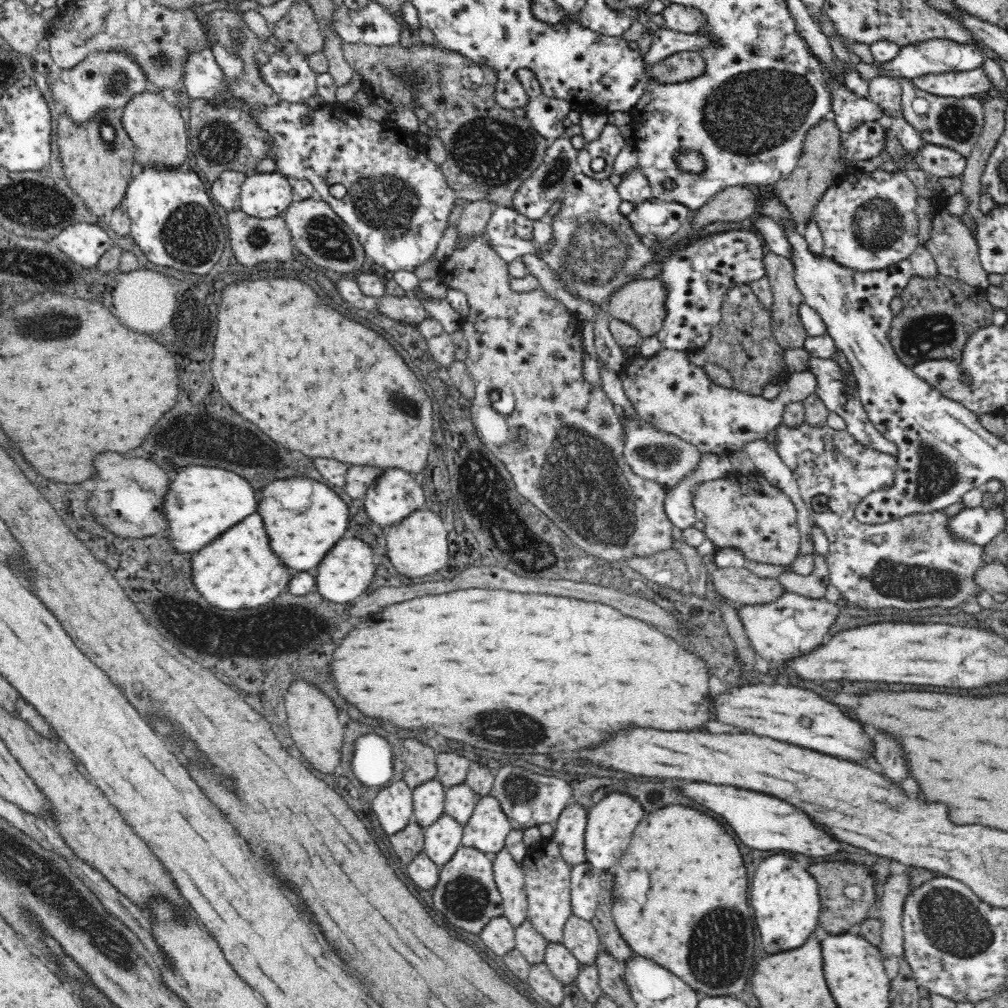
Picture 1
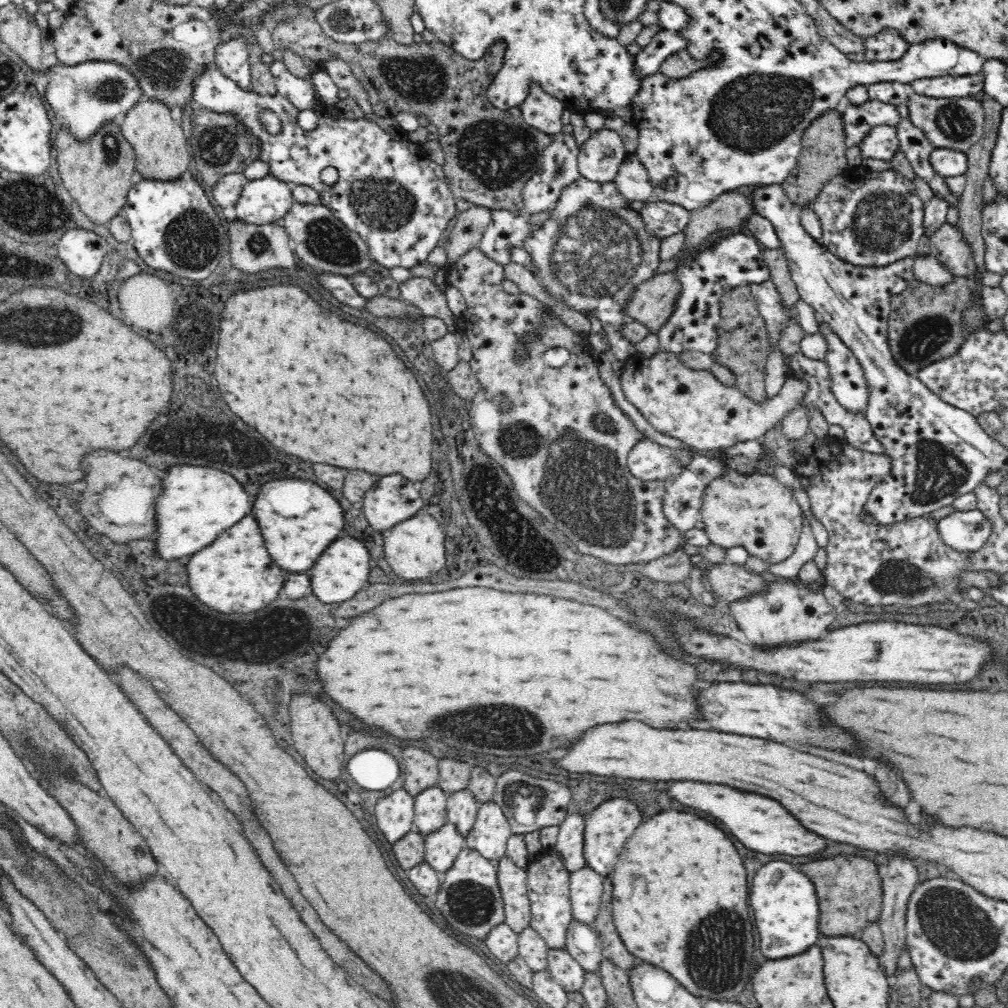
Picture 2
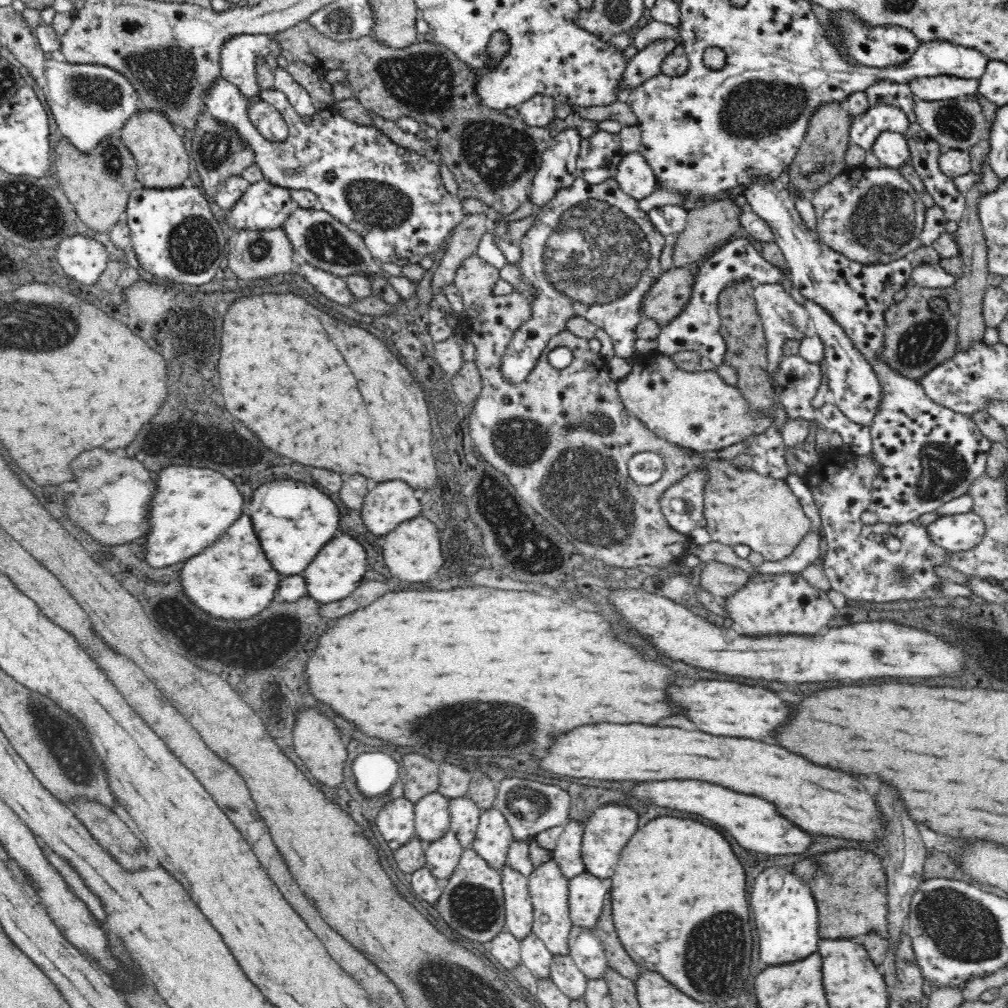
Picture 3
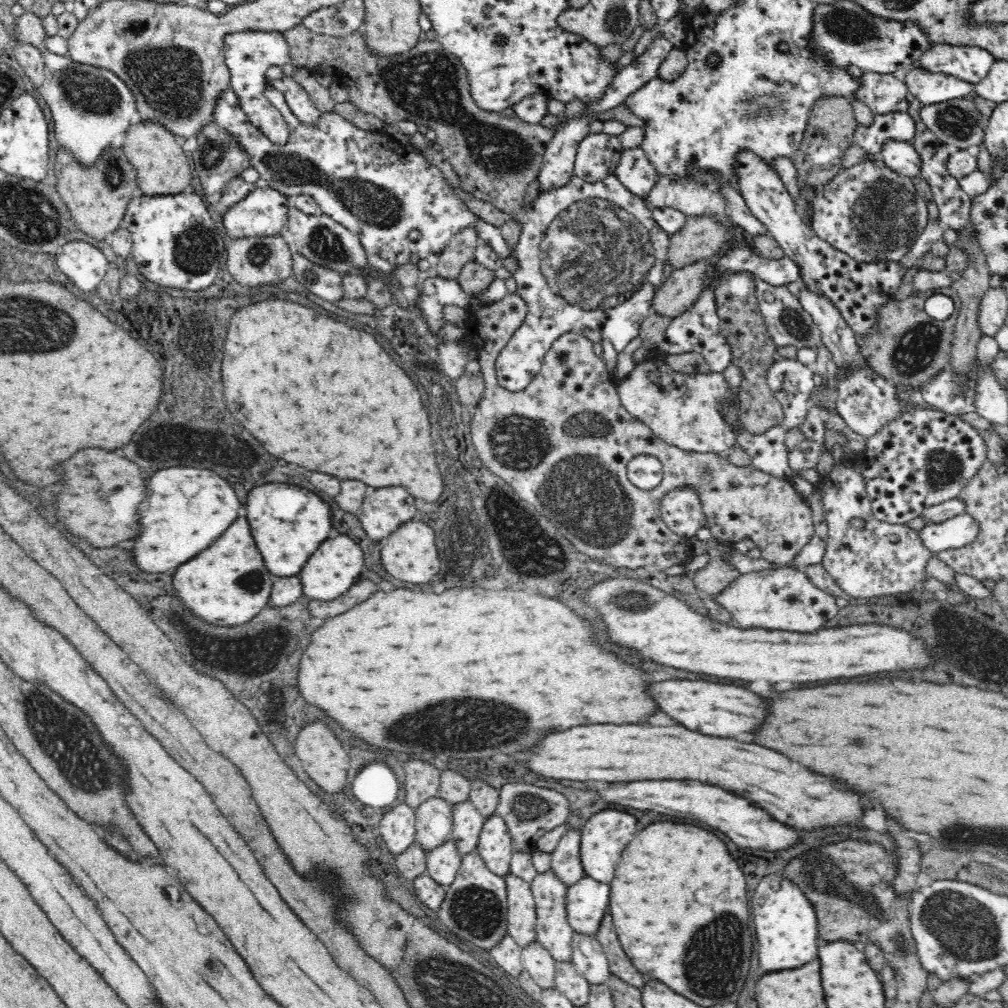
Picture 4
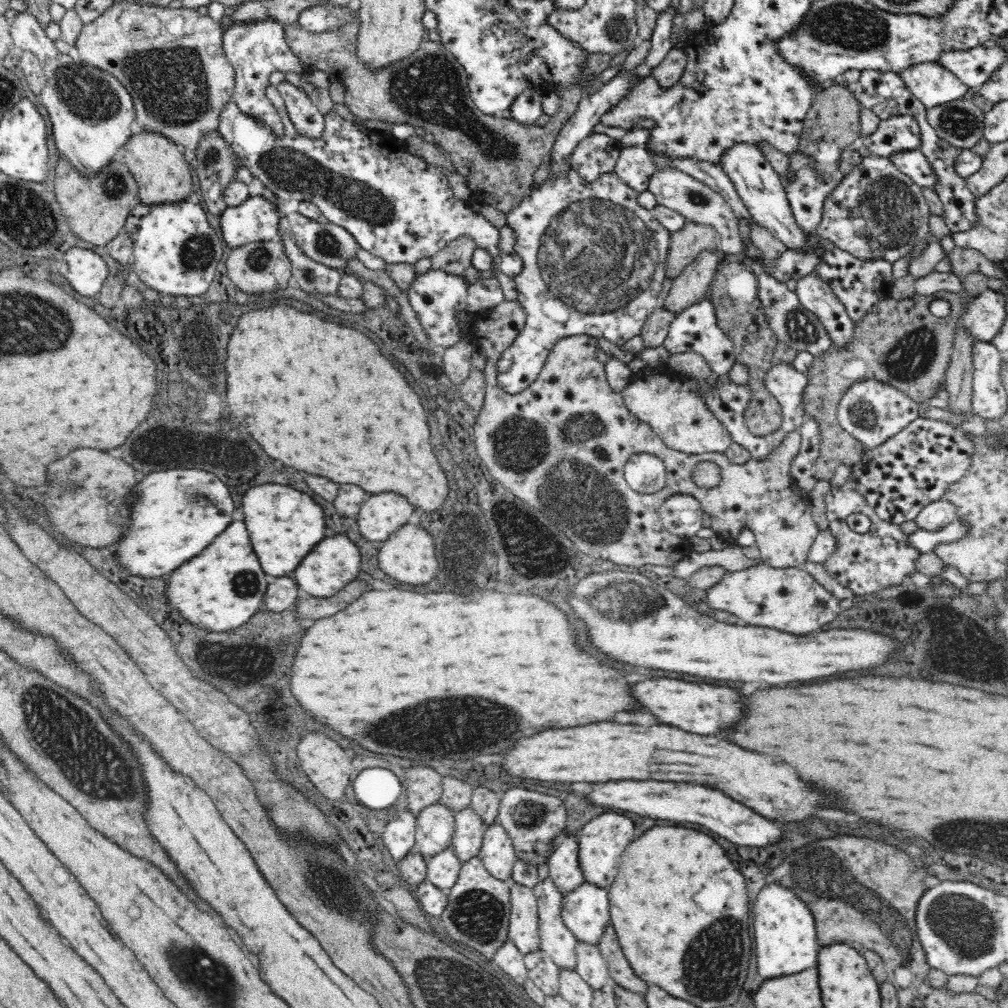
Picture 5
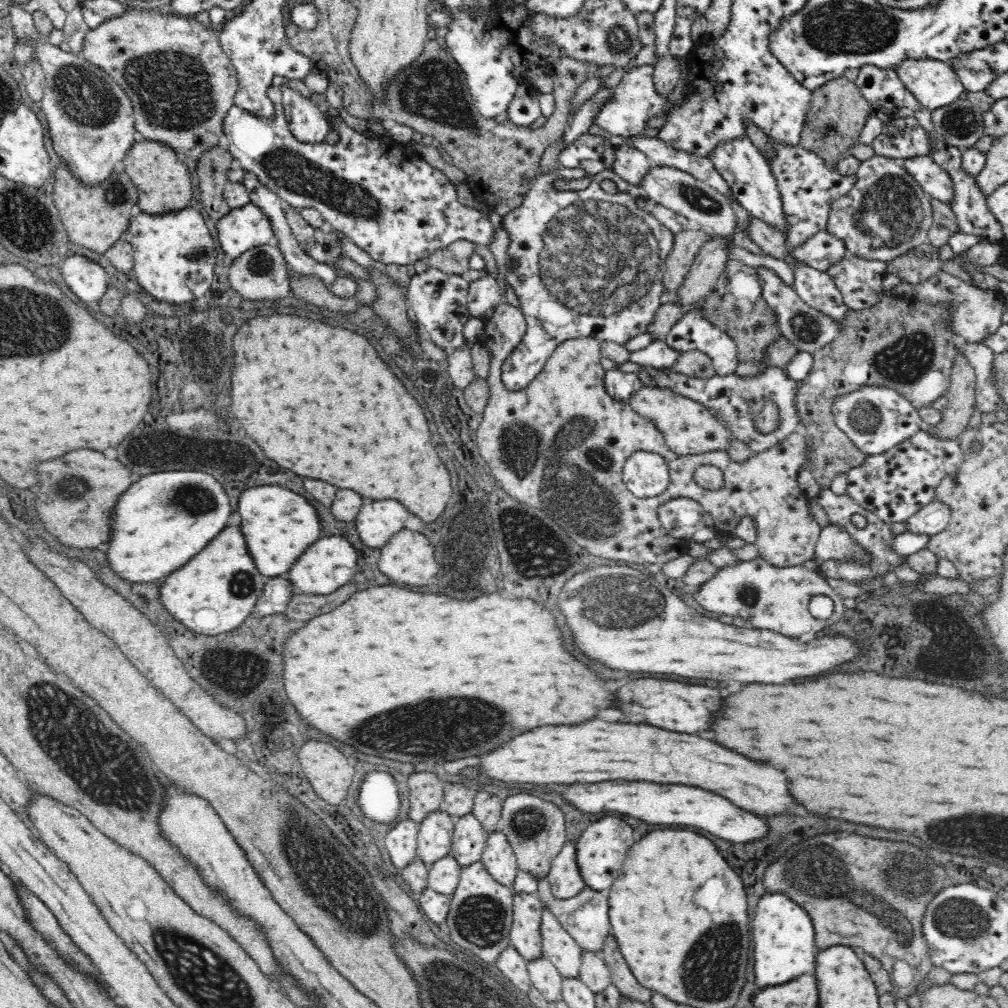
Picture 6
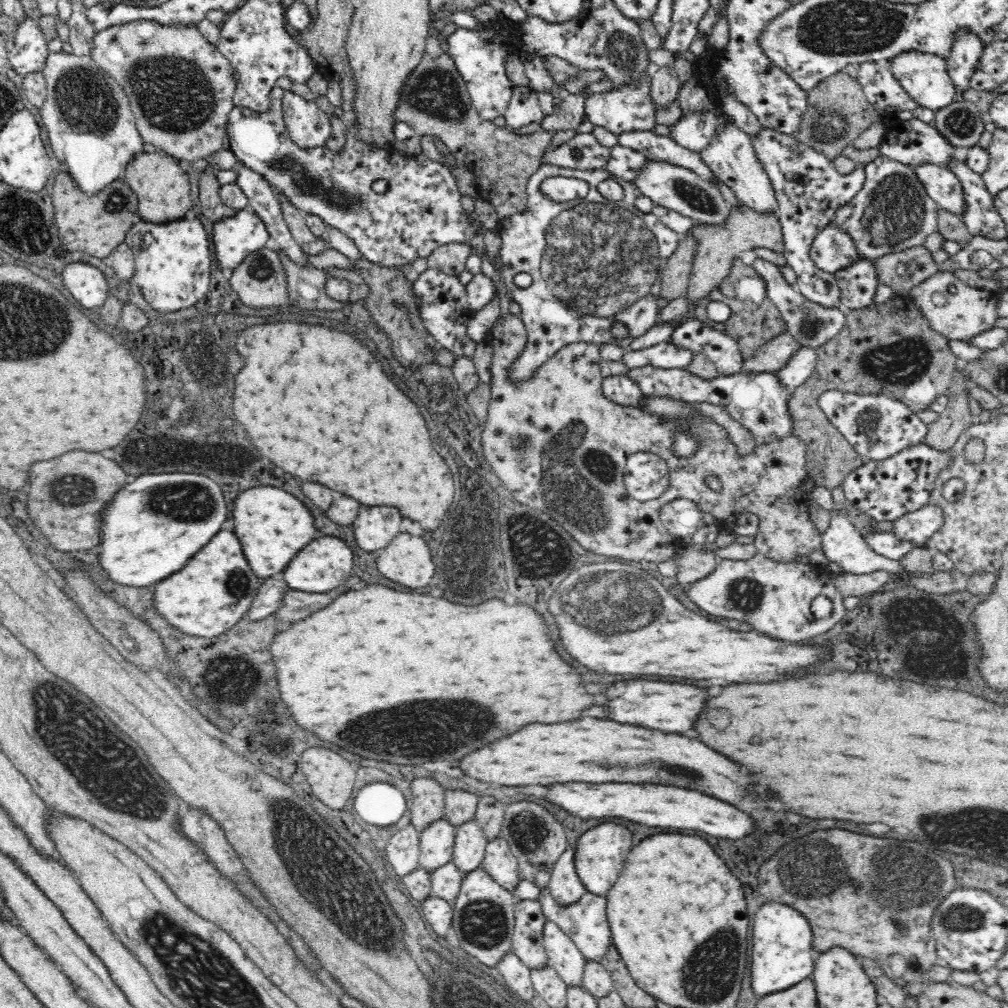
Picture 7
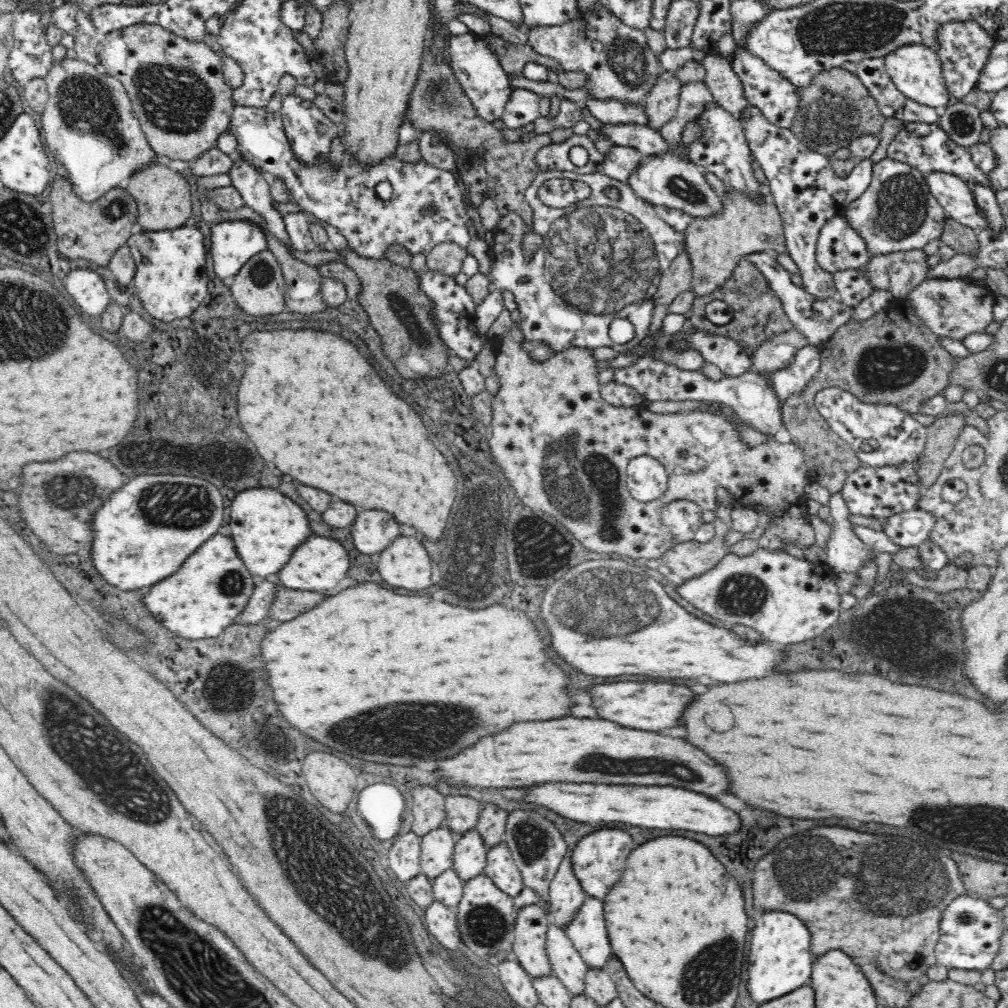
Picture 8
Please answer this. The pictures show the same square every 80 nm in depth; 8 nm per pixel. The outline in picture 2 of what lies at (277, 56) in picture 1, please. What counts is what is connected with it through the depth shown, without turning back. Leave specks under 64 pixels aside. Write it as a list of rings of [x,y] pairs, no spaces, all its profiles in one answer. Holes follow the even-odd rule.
[[[274,60],[269,67],[278,94],[285,96],[299,111],[317,110],[312,80],[292,76],[282,61]]]

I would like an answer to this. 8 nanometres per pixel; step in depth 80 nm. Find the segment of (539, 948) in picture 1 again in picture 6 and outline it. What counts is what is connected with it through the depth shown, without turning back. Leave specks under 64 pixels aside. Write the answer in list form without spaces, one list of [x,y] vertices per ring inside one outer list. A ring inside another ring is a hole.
[[[542,956],[528,962],[527,971],[530,973],[532,986],[538,989],[549,1003],[563,1000],[564,978],[548,958]]]

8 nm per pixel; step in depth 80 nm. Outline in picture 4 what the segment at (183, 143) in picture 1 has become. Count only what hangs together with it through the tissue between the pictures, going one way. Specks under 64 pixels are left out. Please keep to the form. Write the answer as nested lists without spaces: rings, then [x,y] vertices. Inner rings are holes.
[[[150,121],[139,122],[130,127],[120,146],[128,163],[134,167],[137,176],[137,186],[148,197],[156,195],[182,194],[190,185],[192,175],[186,153],[176,142],[176,137],[158,123]]]

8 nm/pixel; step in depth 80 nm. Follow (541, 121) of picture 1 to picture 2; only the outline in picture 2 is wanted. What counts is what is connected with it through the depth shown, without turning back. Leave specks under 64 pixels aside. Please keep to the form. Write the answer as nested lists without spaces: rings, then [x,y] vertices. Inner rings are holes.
[[[534,85],[526,100],[520,104],[523,121],[551,136],[562,132],[562,110],[566,104]]]

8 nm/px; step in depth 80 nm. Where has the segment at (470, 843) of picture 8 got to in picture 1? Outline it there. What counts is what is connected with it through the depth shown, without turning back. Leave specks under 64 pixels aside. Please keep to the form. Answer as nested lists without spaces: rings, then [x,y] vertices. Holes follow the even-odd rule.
[[[460,784],[460,786],[445,789],[445,797],[445,815],[456,820],[463,828],[470,822],[476,803],[481,796],[465,784]]]

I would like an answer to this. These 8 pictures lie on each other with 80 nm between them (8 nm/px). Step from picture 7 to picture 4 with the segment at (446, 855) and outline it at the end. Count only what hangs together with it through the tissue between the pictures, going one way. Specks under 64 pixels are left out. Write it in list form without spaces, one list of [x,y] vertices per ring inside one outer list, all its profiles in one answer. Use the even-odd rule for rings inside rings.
[[[439,796],[429,798],[416,810],[415,842],[424,852],[429,853],[436,847],[448,842],[453,827],[453,805]]]

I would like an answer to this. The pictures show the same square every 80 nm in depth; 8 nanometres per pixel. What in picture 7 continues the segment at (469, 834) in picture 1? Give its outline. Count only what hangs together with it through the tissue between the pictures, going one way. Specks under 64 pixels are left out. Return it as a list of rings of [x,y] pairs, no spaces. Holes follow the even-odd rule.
[[[501,836],[488,841],[480,867],[505,890],[514,892],[521,881],[516,857],[512,854],[508,841]]]

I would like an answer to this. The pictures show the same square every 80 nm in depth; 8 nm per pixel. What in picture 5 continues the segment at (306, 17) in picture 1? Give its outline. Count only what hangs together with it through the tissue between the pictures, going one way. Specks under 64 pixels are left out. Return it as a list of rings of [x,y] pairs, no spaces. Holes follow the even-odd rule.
[[[354,6],[352,8],[352,12],[350,12],[352,18],[346,22],[346,24],[340,24],[340,26],[336,26],[336,28],[328,28],[328,30],[324,30],[324,32],[312,32],[306,30],[300,23],[292,22],[292,24],[286,24],[285,27],[285,39],[287,40],[288,46],[292,49],[292,52],[305,64],[308,71],[322,71],[325,72],[326,75],[330,77],[331,80],[336,80],[339,83],[344,85],[346,88],[344,104],[346,104],[348,110],[356,116],[361,121],[366,121],[368,119],[374,120],[382,120],[382,122],[388,122],[390,125],[406,123],[412,125],[414,128],[423,128],[425,132],[430,132],[432,136],[435,138],[434,144],[439,146],[441,150],[444,150],[446,156],[453,162],[453,166],[455,166],[456,172],[462,174],[464,178],[467,180],[467,185],[470,187],[471,194],[473,199],[477,203],[484,202],[501,210],[504,214],[510,212],[513,208],[516,208],[516,205],[519,204],[520,201],[523,200],[523,197],[530,190],[530,186],[533,184],[534,172],[538,170],[538,166],[542,164],[542,160],[550,153],[553,144],[555,143],[556,137],[560,132],[560,129],[568,122],[568,119],[576,112],[578,103],[584,97],[584,92],[582,86],[586,84],[587,81],[590,81],[596,75],[598,75],[602,70],[608,69],[608,64],[610,64],[610,55],[588,55],[586,60],[580,64],[581,67],[581,76],[579,80],[574,84],[560,84],[558,88],[556,88],[556,95],[560,97],[560,108],[558,108],[558,112],[550,116],[549,122],[545,125],[545,127],[539,127],[534,124],[532,125],[523,125],[516,120],[510,118],[503,118],[500,115],[486,115],[481,112],[480,109],[477,108],[473,98],[471,97],[469,86],[467,83],[468,76],[465,74],[463,66],[457,61],[457,58],[444,48],[444,45],[441,41],[432,41],[429,39],[428,41],[422,41],[420,48],[410,56],[407,56],[404,60],[397,62],[394,65],[390,65],[376,71],[376,74],[373,74],[372,71],[368,71],[364,65],[362,65],[362,61],[356,58],[356,34],[358,34],[358,28],[360,27],[359,18],[356,15],[356,11],[354,11]]]

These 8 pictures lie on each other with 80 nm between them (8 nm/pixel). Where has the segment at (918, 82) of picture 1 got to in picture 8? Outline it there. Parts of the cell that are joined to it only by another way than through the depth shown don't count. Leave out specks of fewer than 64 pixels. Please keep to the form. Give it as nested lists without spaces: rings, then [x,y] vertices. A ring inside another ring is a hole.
[[[904,44],[887,54],[884,57],[884,64],[890,81],[905,97],[941,110],[950,102],[950,95],[944,83],[942,67],[940,67],[940,59],[934,52],[934,48],[928,48],[923,44]]]

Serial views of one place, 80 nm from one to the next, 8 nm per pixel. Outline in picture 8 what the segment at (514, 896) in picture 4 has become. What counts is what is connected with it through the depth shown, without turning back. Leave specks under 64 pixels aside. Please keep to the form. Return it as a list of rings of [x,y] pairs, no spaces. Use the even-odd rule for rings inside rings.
[[[536,904],[521,908],[516,915],[513,954],[517,962],[532,980],[552,975],[545,947],[550,925],[547,911]]]

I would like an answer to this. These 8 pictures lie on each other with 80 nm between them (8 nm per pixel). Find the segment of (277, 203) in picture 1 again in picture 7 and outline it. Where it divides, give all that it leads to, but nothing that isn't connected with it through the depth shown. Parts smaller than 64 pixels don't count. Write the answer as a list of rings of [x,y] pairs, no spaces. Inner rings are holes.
[[[249,208],[215,223],[212,240],[218,266],[234,272],[248,255],[264,248],[270,238],[262,219]]]

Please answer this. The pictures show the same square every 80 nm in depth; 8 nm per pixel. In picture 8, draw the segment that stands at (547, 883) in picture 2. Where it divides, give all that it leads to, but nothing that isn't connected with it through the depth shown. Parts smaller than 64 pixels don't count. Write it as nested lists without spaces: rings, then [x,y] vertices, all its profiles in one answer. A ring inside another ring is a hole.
[[[550,923],[545,947],[551,962],[552,974],[572,996],[584,995],[585,976],[590,968],[574,948],[567,934]]]

